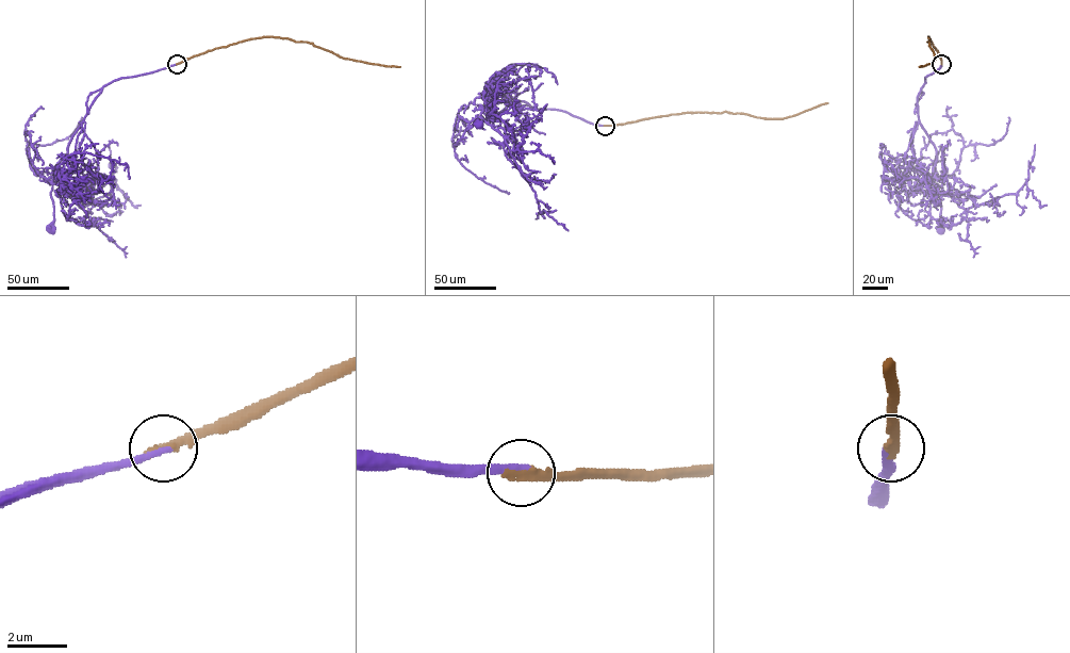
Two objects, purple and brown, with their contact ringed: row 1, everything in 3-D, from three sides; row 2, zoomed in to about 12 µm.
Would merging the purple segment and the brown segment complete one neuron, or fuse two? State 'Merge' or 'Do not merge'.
Merge

